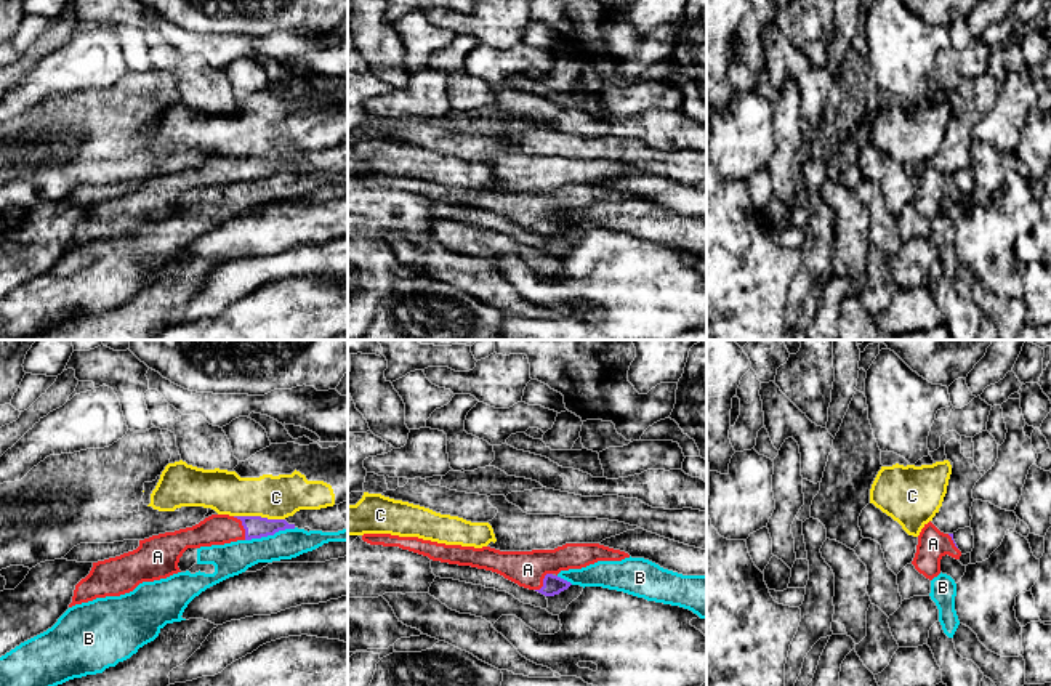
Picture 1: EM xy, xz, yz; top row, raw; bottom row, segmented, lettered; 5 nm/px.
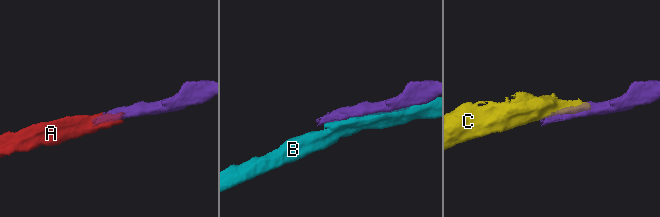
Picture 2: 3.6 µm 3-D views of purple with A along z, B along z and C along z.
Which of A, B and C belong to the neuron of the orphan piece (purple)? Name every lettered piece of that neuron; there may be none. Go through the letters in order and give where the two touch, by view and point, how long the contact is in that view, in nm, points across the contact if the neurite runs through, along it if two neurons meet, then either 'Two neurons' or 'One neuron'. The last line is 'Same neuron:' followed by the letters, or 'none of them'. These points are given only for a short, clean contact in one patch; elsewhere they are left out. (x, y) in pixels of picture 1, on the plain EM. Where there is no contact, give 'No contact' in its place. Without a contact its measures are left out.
A: Touches purple at xy (242, 165). Shared border 140 nm. One neuron
B: Touches purple at xy (269, 175). Shared border 260 nm. Two neurons
C: Touches purple at xy (260, 157). Shared border 260 nm. Two neurons
Same neuron: A

